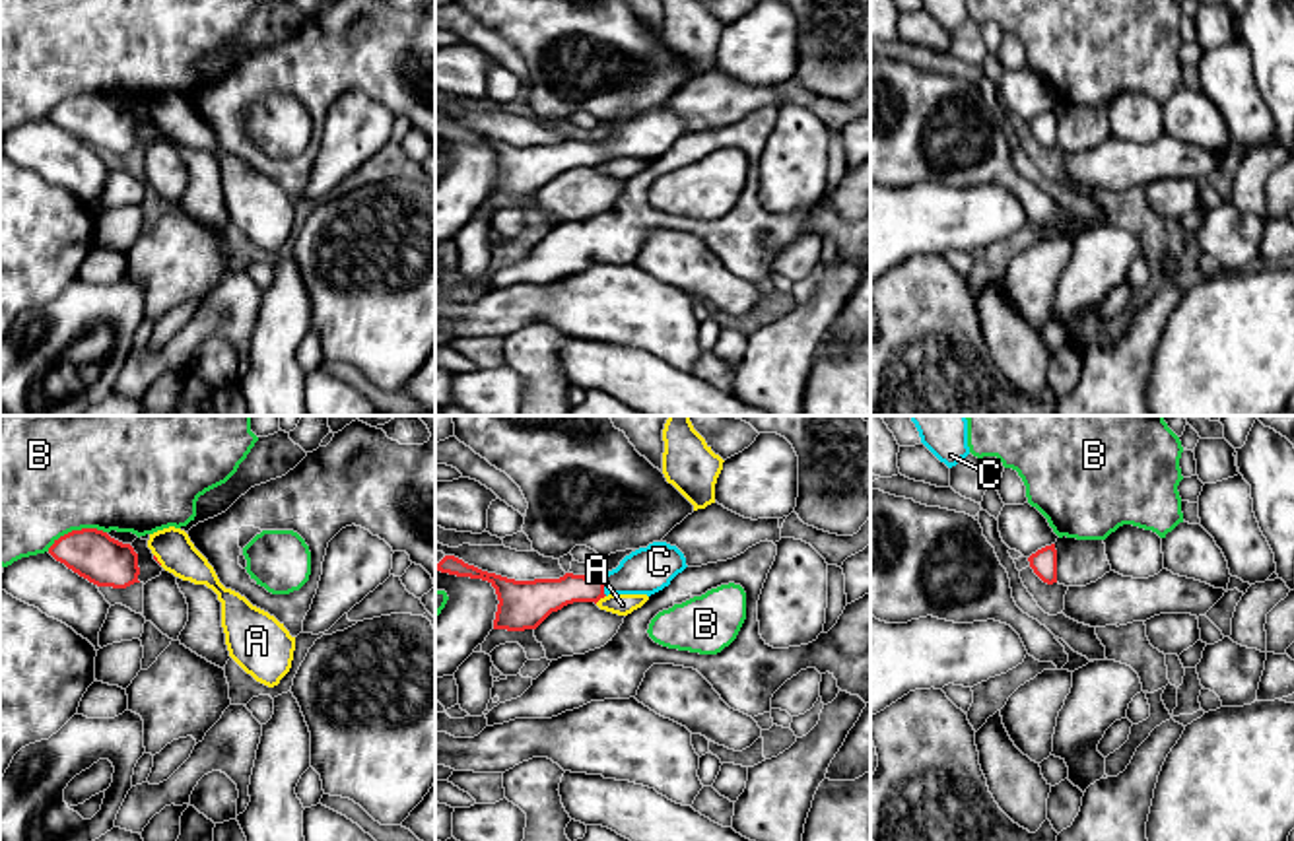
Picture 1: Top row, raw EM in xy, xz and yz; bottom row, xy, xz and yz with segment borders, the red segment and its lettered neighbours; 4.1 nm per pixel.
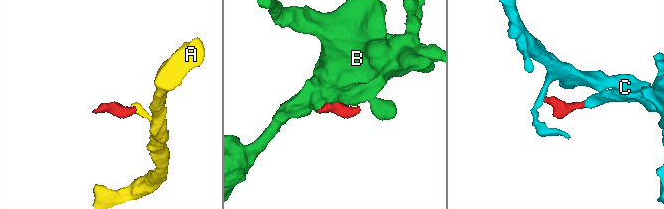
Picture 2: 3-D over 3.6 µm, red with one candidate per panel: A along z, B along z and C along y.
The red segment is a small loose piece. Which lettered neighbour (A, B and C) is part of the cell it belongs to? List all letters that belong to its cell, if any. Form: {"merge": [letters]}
{"merge": ["C"]}

